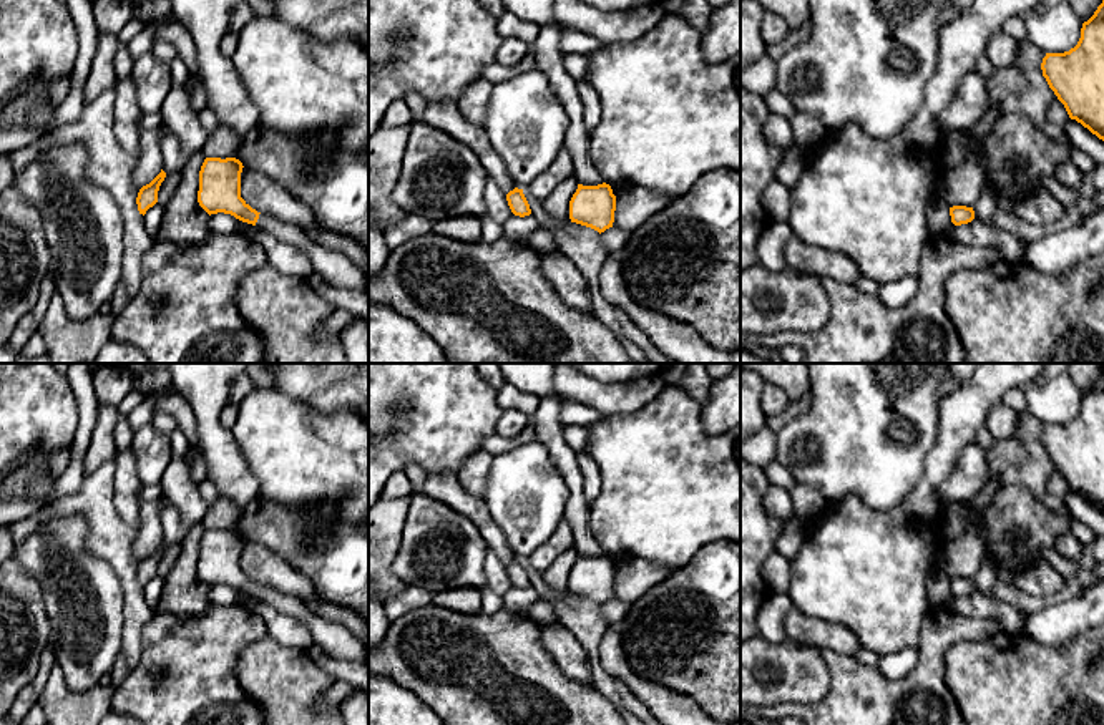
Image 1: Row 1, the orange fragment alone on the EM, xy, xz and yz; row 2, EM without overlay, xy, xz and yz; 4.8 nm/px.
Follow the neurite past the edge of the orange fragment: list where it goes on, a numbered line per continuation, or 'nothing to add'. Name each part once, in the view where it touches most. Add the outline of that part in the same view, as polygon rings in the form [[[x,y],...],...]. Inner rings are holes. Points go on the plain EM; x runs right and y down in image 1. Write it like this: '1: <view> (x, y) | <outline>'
1: xy (334, 639) | [[[259,586],[256,599],[279,612],[292,616],[305,624],[314,644],[330,659],[354,660],[369,665],[369,649],[344,624],[325,620],[314,614],[307,604],[276,589]]]

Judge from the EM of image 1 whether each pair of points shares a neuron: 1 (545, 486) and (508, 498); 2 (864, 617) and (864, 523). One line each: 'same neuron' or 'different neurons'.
1: same neuron
2: same neuron

